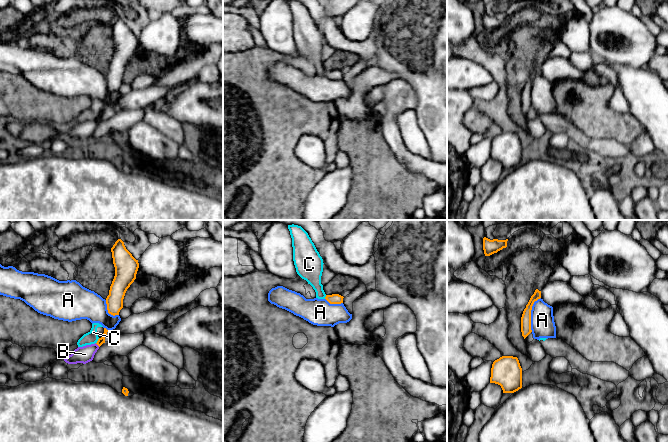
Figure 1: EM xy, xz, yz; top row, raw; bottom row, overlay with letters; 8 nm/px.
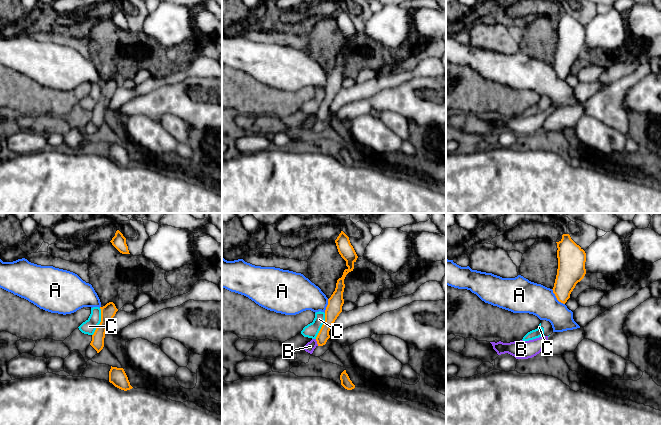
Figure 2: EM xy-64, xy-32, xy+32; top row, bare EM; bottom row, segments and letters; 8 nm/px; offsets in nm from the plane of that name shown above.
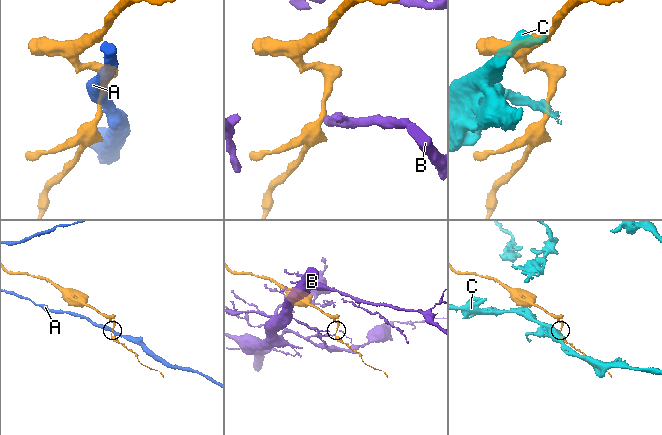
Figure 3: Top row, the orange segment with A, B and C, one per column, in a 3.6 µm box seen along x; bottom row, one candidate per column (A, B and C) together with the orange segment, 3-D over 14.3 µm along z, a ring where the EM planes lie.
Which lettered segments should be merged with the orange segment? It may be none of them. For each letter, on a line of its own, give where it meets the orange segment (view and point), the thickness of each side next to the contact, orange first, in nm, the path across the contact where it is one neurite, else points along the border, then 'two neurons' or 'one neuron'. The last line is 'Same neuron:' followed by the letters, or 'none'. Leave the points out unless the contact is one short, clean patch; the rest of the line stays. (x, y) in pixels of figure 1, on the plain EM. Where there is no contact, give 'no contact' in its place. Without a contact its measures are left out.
A: meets orange in yz at (530, 90); 80 nm thick on the orange side, 190 nm on the other; border along yz (540, 73), (532, 82), (531, 107); two neurons
B: meets orange in xy at (97, 120); 50 nm thick on the orange side, 140 nm on the other; two neurons
C: meets orange in xy at (97, 117); 50 nm thick on the orange side, 100 nm on the other; border along xy (99, 114), (96, 119); two neurons
Same neuron: none

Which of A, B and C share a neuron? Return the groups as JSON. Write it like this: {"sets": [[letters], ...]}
{"sets": [["A"], ["B"], ["C"]]}

